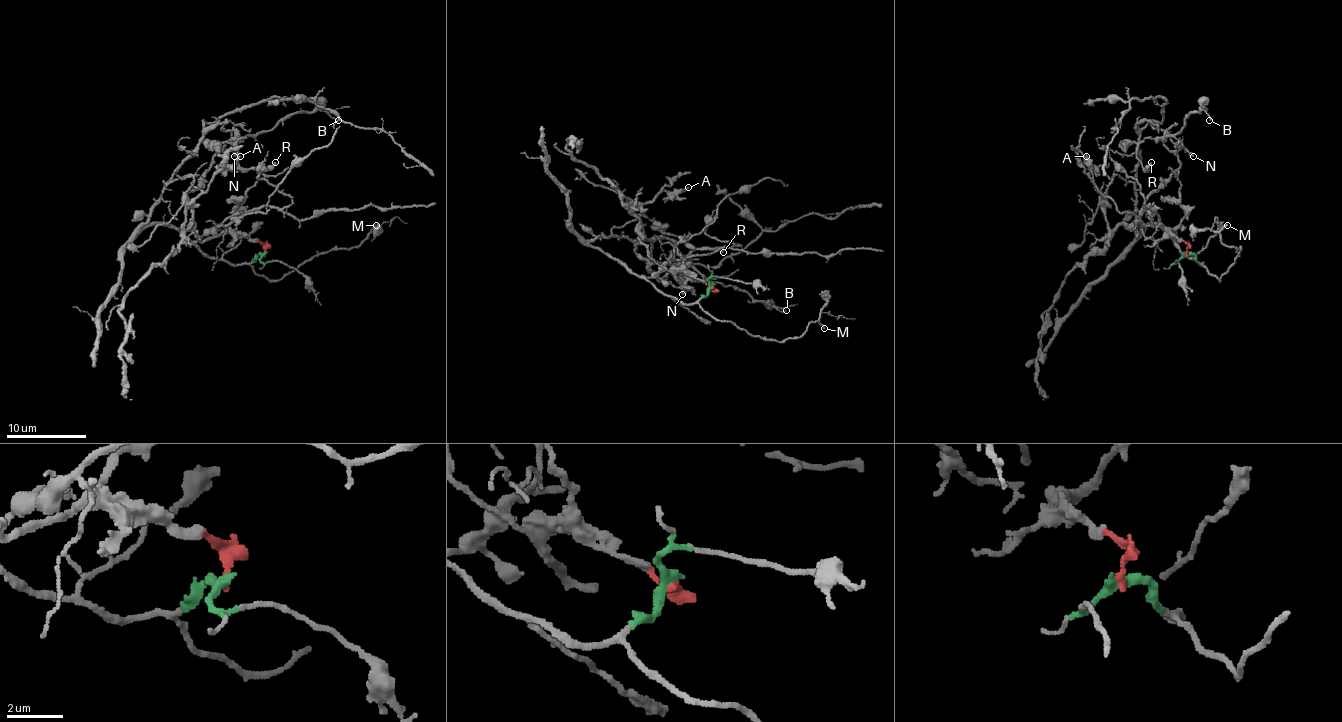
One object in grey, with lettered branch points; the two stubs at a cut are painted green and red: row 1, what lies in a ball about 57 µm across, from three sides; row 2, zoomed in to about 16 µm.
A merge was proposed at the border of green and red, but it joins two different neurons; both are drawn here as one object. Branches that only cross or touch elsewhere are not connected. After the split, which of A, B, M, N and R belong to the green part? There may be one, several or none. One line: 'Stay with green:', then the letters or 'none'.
Stay with green: M

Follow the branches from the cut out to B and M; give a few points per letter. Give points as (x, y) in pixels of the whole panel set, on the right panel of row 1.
B: (1186, 254), (1176, 236), (1144, 234), (1140, 208), (1180, 164), (1164, 140), (1190, 113), (1210, 120)
M: (1186, 254), (1192, 254), (1220, 280), (1240, 252), (1238, 248), (1222, 242), (1220, 232), (1228, 224)

